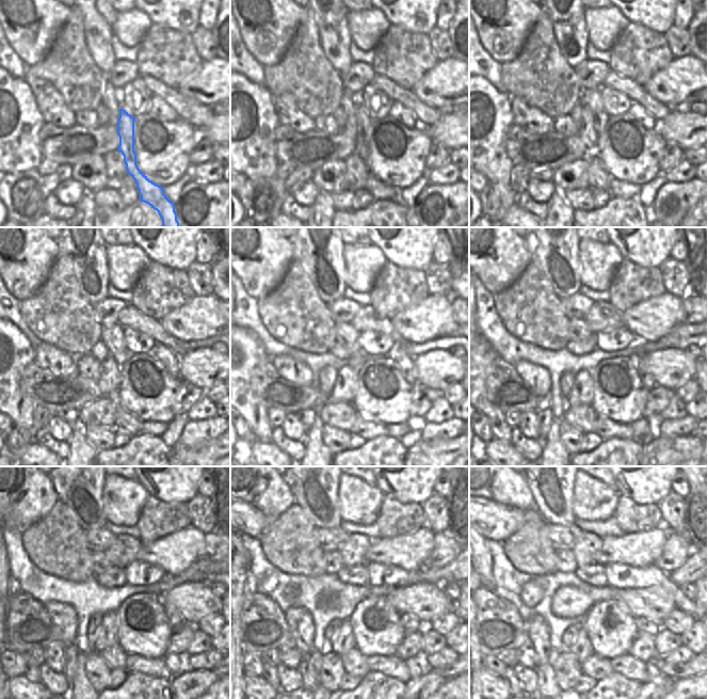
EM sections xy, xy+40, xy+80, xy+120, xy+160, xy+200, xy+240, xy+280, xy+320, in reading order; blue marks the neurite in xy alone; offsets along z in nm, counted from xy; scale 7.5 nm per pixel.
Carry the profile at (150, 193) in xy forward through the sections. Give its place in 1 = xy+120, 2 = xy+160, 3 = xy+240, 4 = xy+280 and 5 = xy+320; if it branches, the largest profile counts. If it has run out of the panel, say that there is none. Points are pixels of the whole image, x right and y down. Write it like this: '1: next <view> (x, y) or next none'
1: next xy+120 (112, 337)
2: next xy+160 (346, 334)
3: next xy+240 (100, 564)
4: next xy+280 (334, 561)
5: next xy+320 (565, 561)

